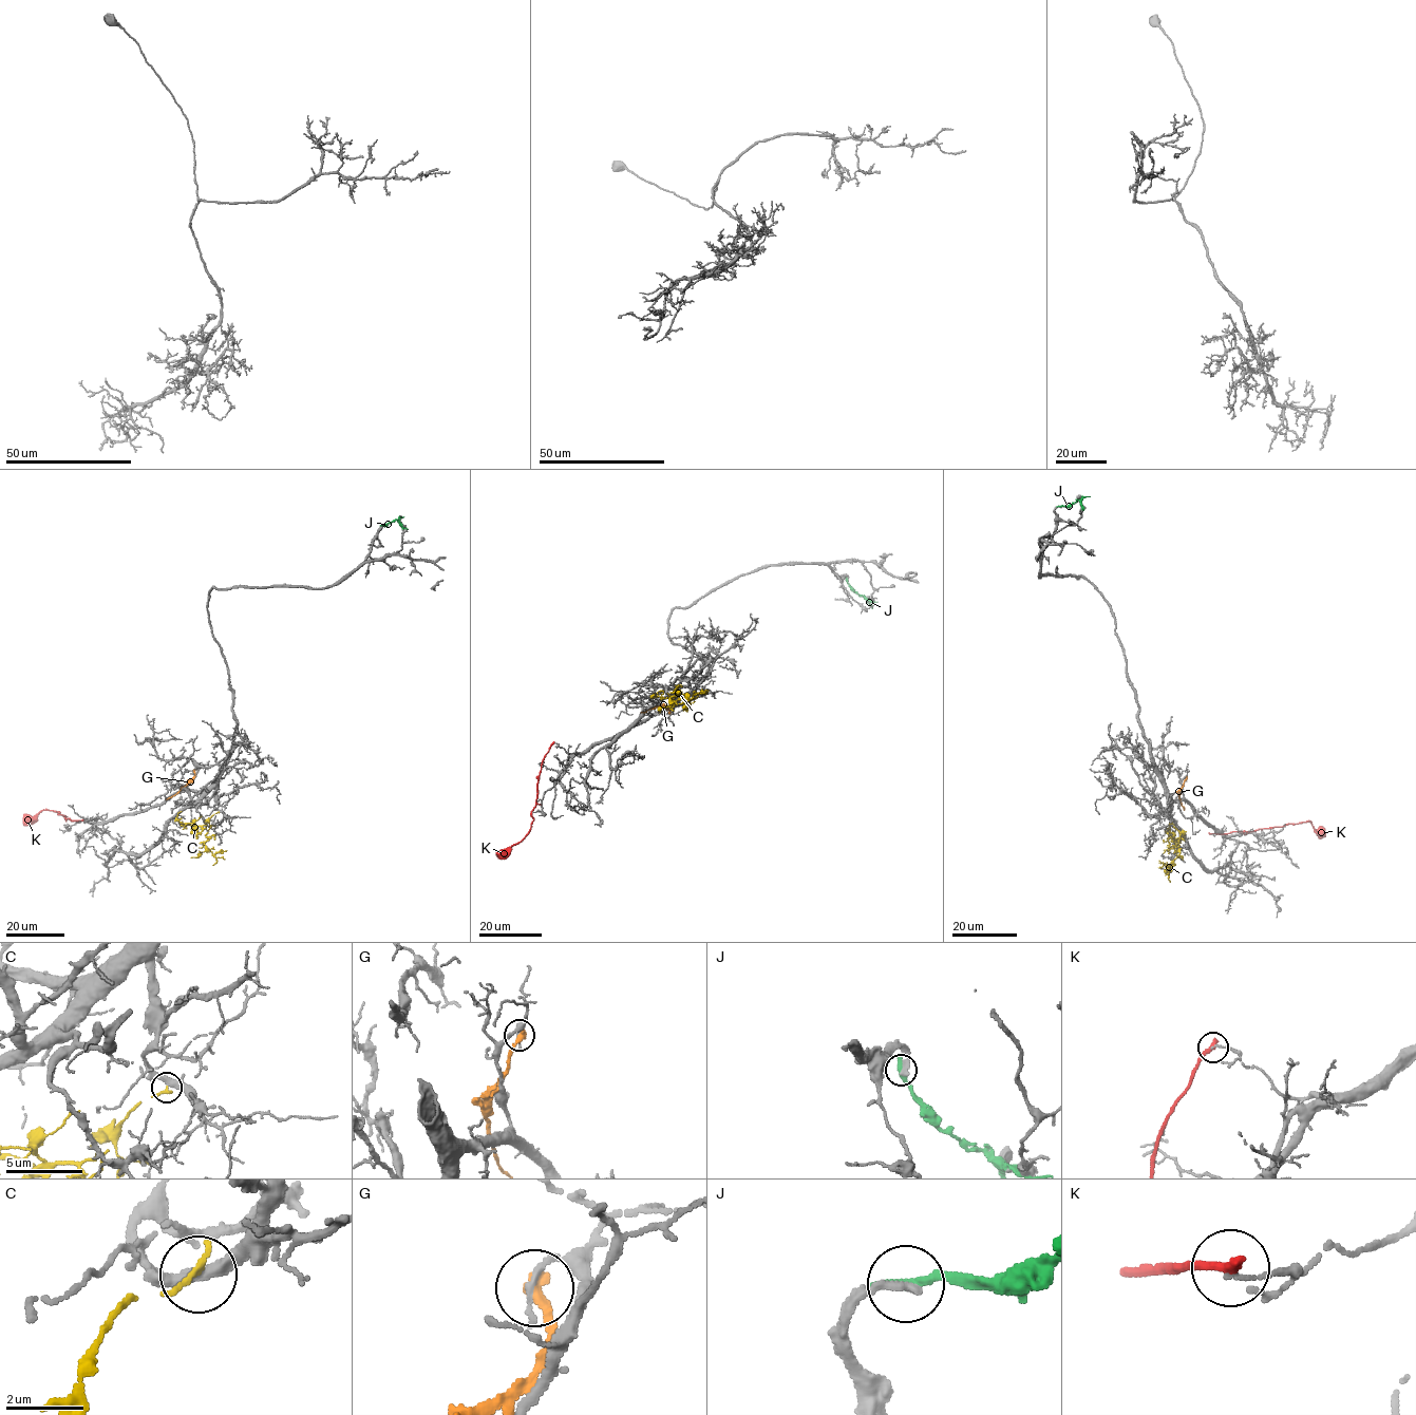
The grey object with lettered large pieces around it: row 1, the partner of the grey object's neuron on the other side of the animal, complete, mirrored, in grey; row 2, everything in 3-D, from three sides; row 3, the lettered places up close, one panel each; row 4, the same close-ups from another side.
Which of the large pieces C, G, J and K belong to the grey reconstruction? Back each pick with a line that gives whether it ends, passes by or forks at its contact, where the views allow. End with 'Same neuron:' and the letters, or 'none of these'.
Same neuron: none of these

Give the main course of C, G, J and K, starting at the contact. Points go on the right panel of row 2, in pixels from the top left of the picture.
C: (1172, 823), (1178, 832), (1180, 848), (1168, 834), (1169, 823)
G: (1186, 778), (1178, 794), (1184, 810)
J: (1059, 507), (1070, 506), (1078, 500), (1083, 510)
K: (1210, 833), (1256, 831), (1309, 822), (1320, 837), (1324, 834)

